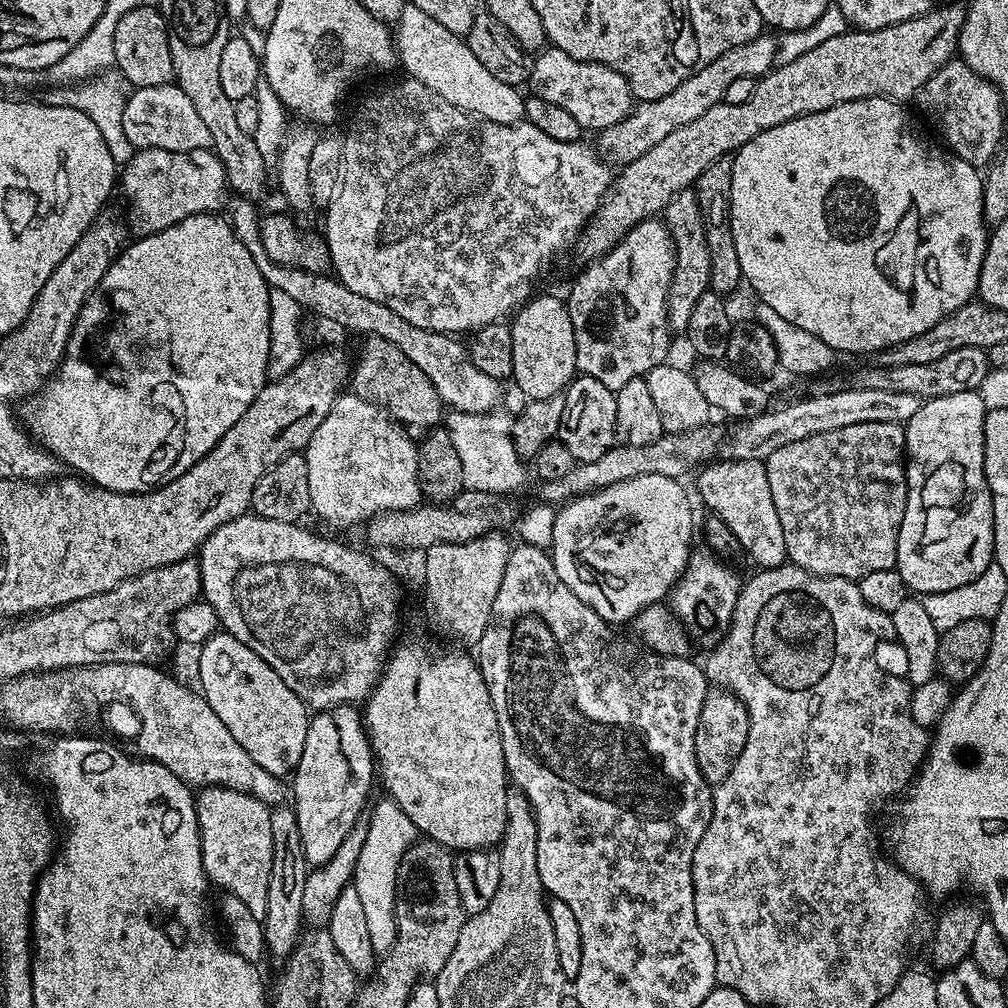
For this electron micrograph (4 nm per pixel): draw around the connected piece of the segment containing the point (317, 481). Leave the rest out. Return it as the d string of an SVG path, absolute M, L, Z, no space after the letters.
M341 394L330 406L330 414L322 418L322 426L314 430L310 442L304 448L302 455L306 458L306 478L310 478L310 502L311 511L317 512L328 524L333 524L336 528L352 528L355 524L367 525L373 517L382 516L386 512L409 512L412 508L420 507L422 503L422 493L420 491L420 479L418 478L418 444L413 437L409 436L405 429L401 428L379 404L372 404L369 400L362 399L355 394Z

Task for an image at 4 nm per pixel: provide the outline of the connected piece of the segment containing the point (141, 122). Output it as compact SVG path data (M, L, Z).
M175 82L135 89L129 95L124 107L122 128L126 130L126 138L130 138L133 149L136 150L161 148L162 150L185 152L212 147L210 130L203 124L198 110L194 110L194 102L186 98L180 85Z

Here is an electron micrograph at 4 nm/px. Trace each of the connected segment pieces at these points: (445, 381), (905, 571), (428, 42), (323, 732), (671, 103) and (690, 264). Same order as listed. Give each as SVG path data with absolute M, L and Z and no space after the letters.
M236 194L233 197L233 200L231 197L226 204L226 219L231 224L234 234L242 242L242 246L246 246L246 250L250 250L250 258L254 258L254 266L258 266L258 270L262 270L262 278L266 278L269 289L290 294L299 302L301 309L308 310L310 308L317 312L322 319L329 320L330 323L337 324L338 327L345 328L348 332L364 332L365 337L377 336L398 346L398 350L402 350L402 354L406 354L406 358L410 358L410 362L414 362L414 366L418 366L418 370L422 370L422 374L426 374L426 378L430 378L430 382L434 382L434 390L438 390L441 405L462 412L491 412L499 405L496 403L500 400L501 381L490 378L490 374L482 374L482 370L478 370L478 366L474 366L474 362L468 357L467 347L463 343L459 344L456 341L459 339L455 335L422 330L422 326L414 326L410 322L406 322L406 318L394 314L394 310L390 310L390 306L382 306L382 302L374 302L362 294L354 294L354 290L350 290L350 286L340 283L339 279L333 278L331 275L308 272L299 266L275 264L270 258L270 254L266 254L266 246L262 246L262 238L260 237L262 212L256 209L259 207L253 201L247 200L245 196Z
M979 391L963 392L962 394L946 394L933 400L924 400L914 418L904 424L904 450L906 453L906 471L908 474L908 497L906 498L906 514L902 518L902 526L898 530L898 554L896 555L895 570L902 574L902 582L906 582L909 593L927 594L929 592L945 592L958 590L958 586L966 586L966 582L974 582L986 566L994 563L994 510L992 509L992 495L986 482L984 473L984 403Z
M411 3L404 8L396 27L394 43L398 64L401 69L404 67L408 71L405 73L411 79L422 82L446 98L450 106L481 120L495 124L519 124L524 120L525 93L520 93L523 91L515 84L494 78L494 74L490 74L490 70L486 70L486 66L474 58L474 50L470 50L467 39L447 30L442 22Z
M337 704L335 708L317 711L309 719L306 746L302 746L302 758L296 771L290 776L290 800L293 800L291 803L296 813L304 859L309 865L325 864L334 854L334 850L342 846L342 838L346 838L346 834L350 834L350 830L361 819L360 811L363 810L368 791L372 788L372 776L374 780L372 742L368 739L368 729L364 727L361 709L352 704Z
M761 34L742 46L736 46L734 50L726 50L726 54L718 54L710 66L702 66L698 74L686 78L682 86L674 86L670 94L662 94L657 100L642 100L633 107L631 114L622 122L618 122L609 128L599 129L600 144L598 148L609 161L627 162L646 154L666 134L674 134L682 126L694 122L694 118L702 118L706 110L721 103L726 94L726 89L738 78L759 78L771 72L776 59L777 37L772 34Z
M695 187L684 188L669 202L662 213L662 219L668 228L672 245L676 247L676 269L668 291L668 331L684 334L690 314L703 292L708 290L710 282L710 248L706 246L706 230L702 210L698 206Z

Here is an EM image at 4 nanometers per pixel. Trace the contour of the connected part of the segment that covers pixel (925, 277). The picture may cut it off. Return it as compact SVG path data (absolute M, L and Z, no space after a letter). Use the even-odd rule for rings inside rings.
M881 96L830 106L830 110L799 116L790 122L782 122L782 126L774 126L770 130L758 134L758 138L750 138L750 142L742 145L732 156L730 218L732 219L734 250L738 250L741 277L746 281L746 284L749 284L760 295L758 297L759 303L770 306L770 310L775 310L777 314L782 314L782 318L786 318L786 322L794 322L794 326L799 326L800 329L806 330L810 334L818 334L818 338L822 338L822 342L826 342L826 346L830 346L838 354L844 354L844 352L873 352L873 354L879 354L886 348L896 348L910 338L918 338L918 334L926 334L926 330L930 330L930 326L942 322L942 318L946 318L954 310L958 310L964 304L969 303L977 295L980 287L980 271L982 270L984 255L988 252L988 237L990 235L989 225L984 218L984 182L981 173L970 162L966 162L955 156L953 152L948 151L947 147L941 146L939 143L936 143L937 145L928 144L923 130L912 121L911 114L904 108L907 107L903 103L887 100Z

